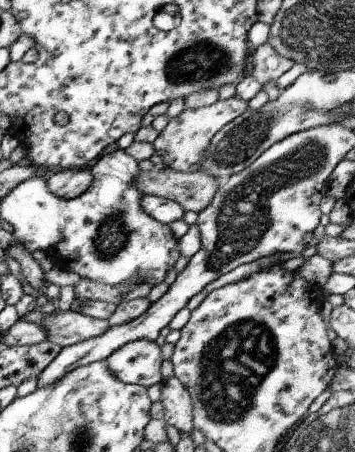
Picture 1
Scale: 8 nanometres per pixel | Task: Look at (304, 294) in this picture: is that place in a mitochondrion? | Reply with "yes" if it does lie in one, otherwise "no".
no

